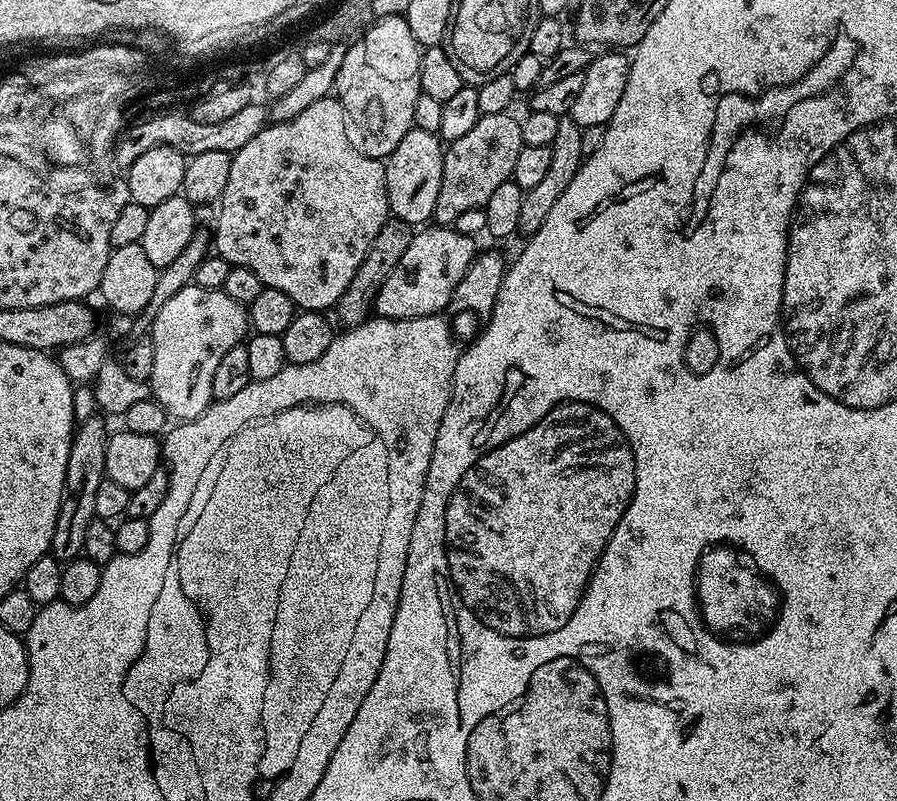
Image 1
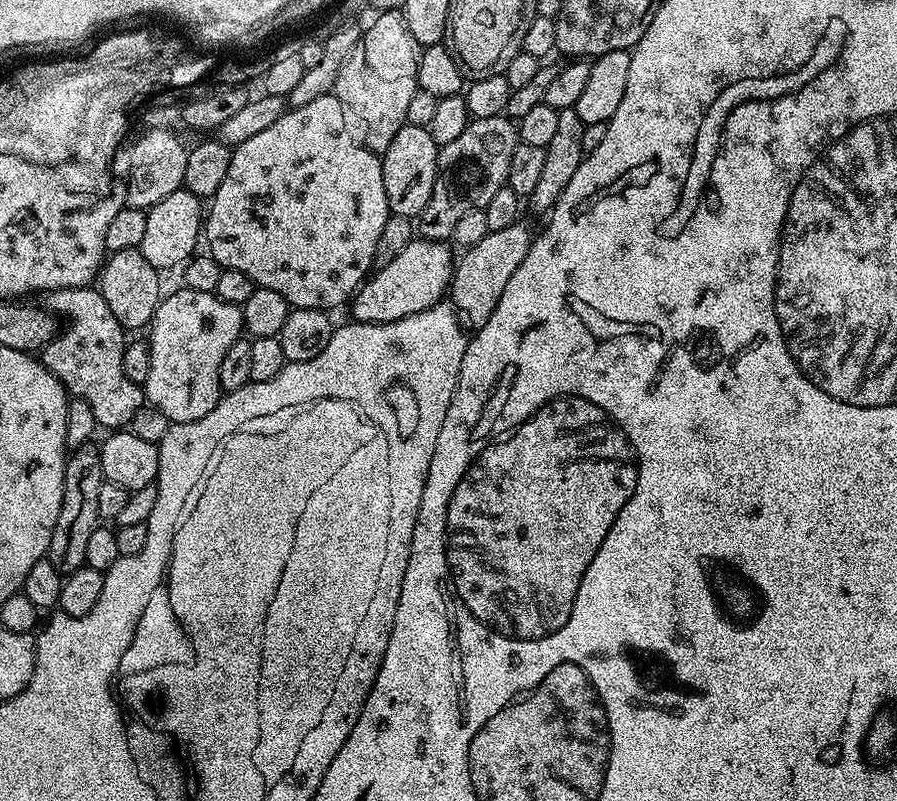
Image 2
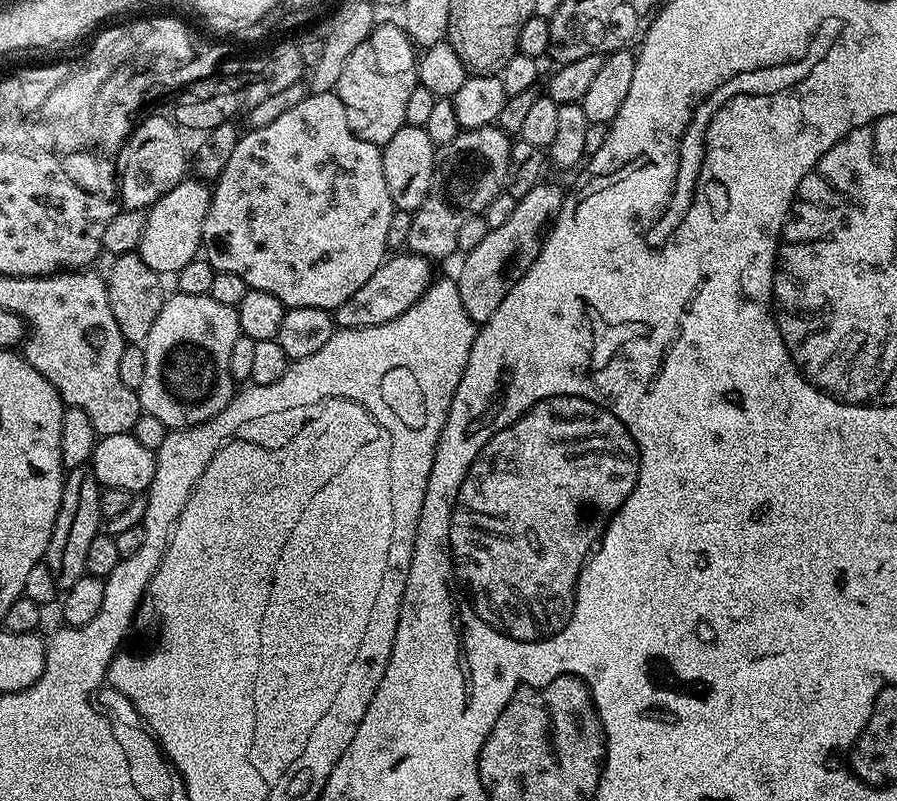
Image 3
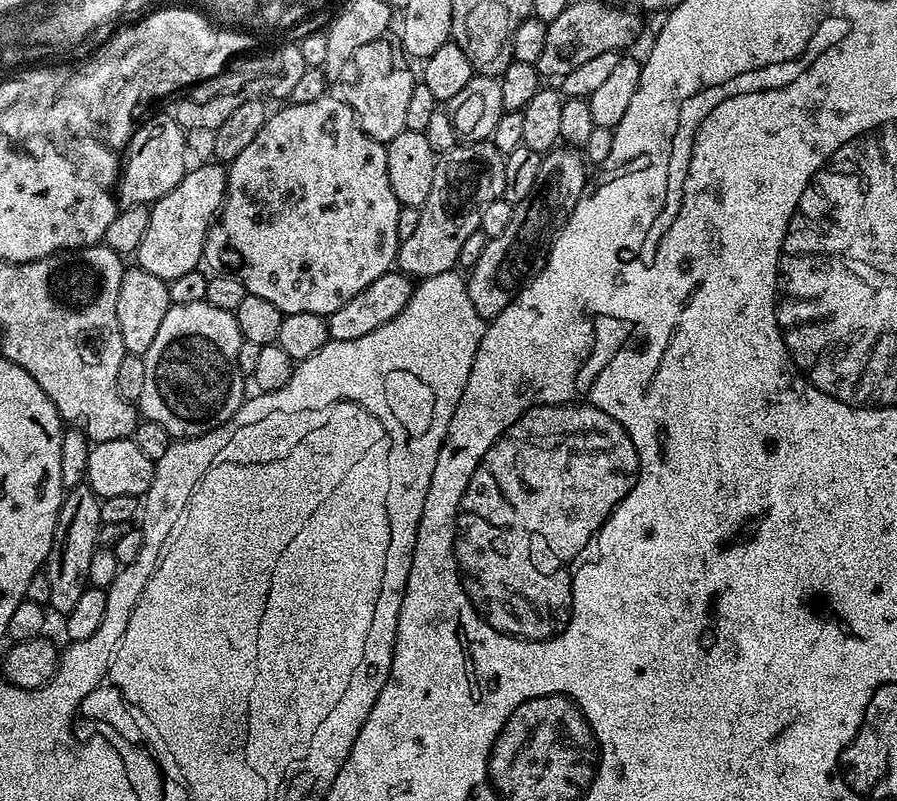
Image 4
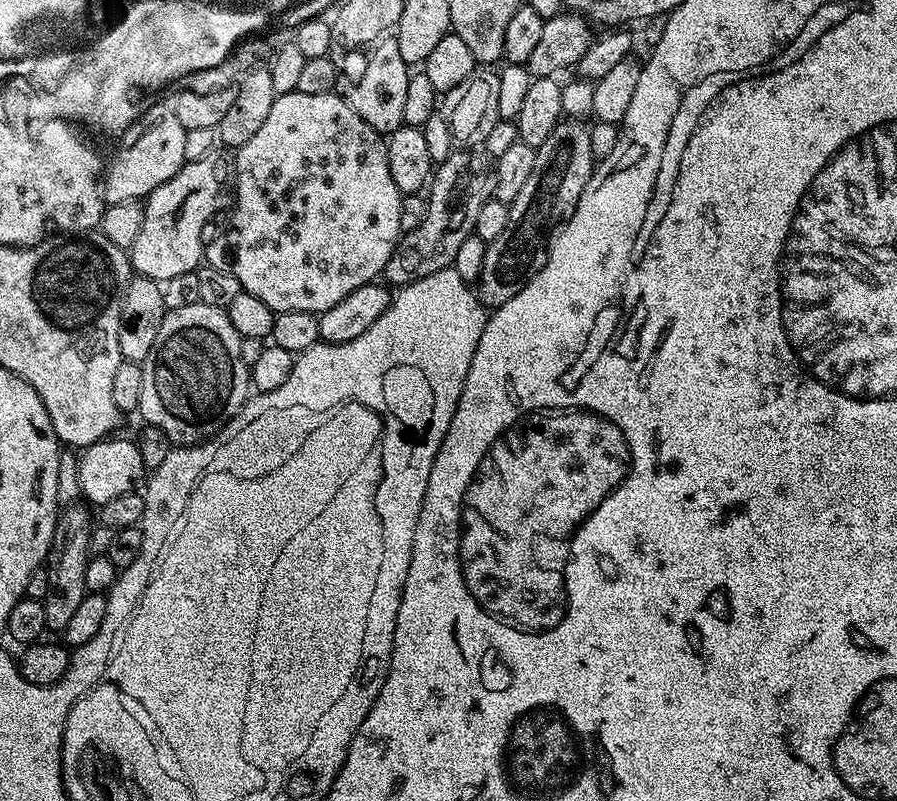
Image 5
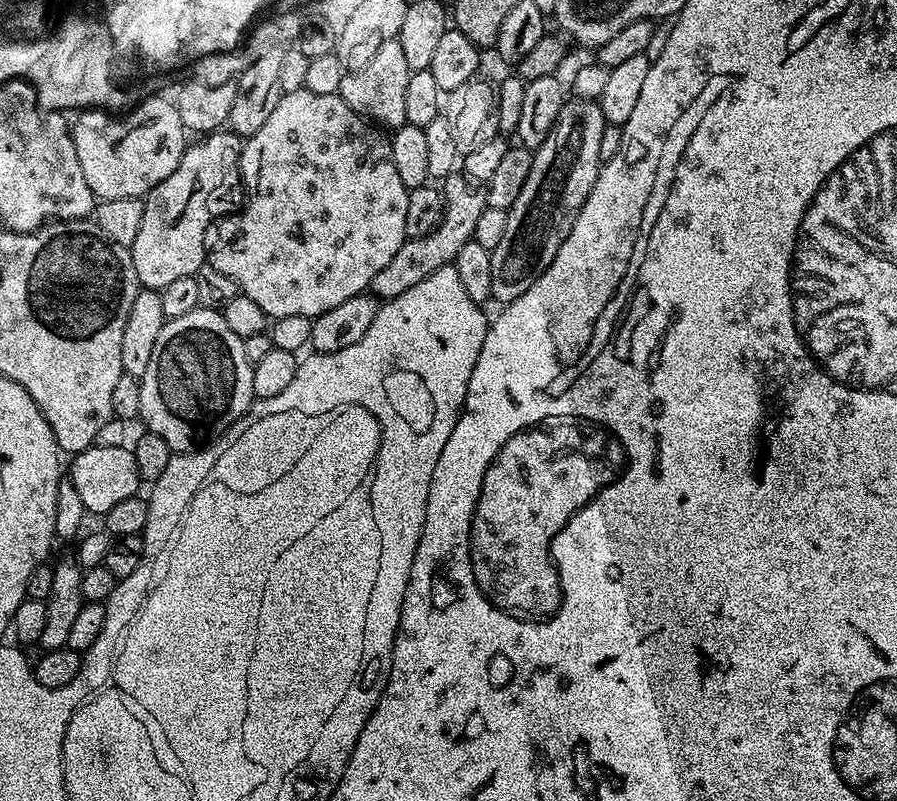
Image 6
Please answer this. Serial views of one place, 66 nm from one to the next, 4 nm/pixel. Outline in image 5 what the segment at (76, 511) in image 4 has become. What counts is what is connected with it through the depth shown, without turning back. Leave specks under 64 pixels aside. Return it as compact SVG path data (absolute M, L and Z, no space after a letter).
M77 502L67 505L56 517L54 538L46 561L48 589L43 600L48 627L52 630L63 630L66 622L70 622L70 617L82 603L82 598L89 593L86 586L86 568L90 559L90 534L94 527L94 516L87 510L89 511L83 503Z

